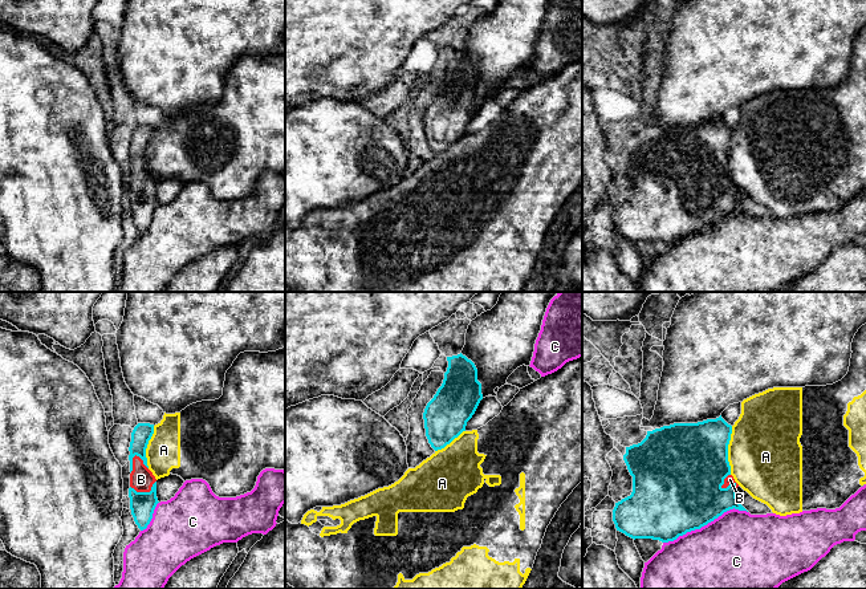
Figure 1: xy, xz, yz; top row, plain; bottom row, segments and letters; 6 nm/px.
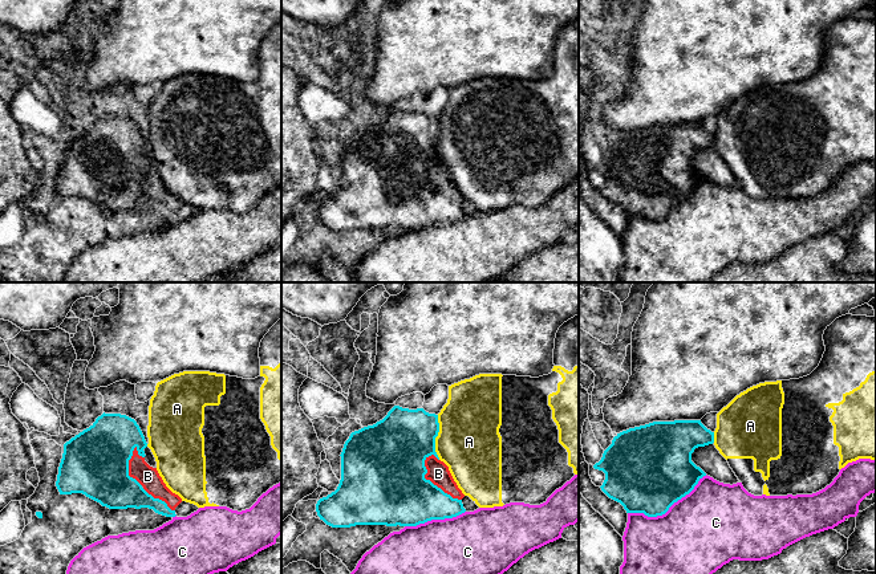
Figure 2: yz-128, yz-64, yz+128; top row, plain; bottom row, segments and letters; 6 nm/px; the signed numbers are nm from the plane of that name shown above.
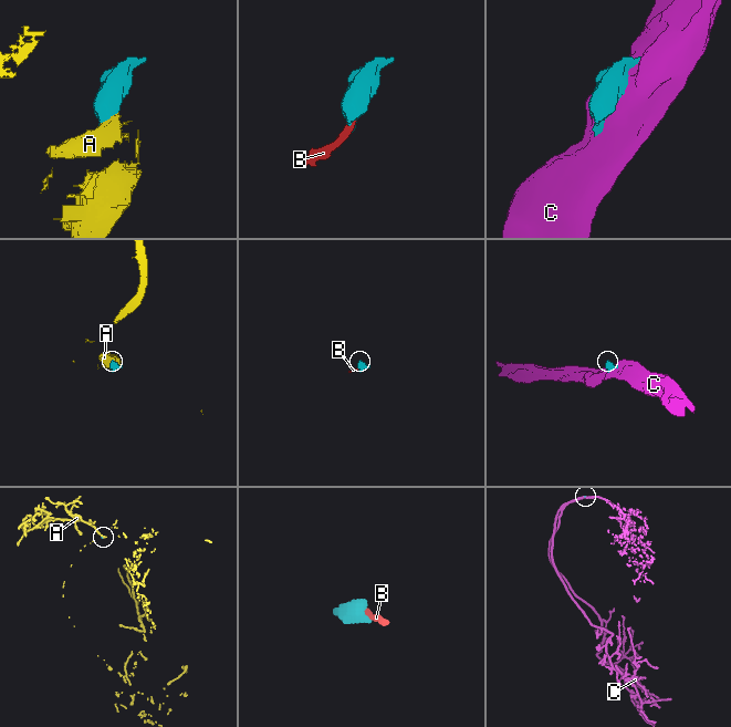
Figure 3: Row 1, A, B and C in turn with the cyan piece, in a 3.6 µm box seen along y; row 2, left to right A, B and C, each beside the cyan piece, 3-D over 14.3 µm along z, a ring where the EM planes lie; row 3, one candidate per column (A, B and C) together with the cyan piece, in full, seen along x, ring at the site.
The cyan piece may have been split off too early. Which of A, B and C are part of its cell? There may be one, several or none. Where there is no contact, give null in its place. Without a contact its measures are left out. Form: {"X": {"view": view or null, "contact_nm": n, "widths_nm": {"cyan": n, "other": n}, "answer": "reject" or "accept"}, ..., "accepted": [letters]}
{"A": {"view": "yz", "contact_nm": 300, "widths_nm": {"cyan": 480, "other": 440}, "answer": "reject"}, "B": {"view": "yz", "contact_nm": 110, "widths_nm": {"cyan": 420, "other": 50}, "answer": "accept"}, "C": {"view": "yz", "contact_nm": 550, "widths_nm": {"cyan": 500, "other": 480}, "answer": "reject"}, "accepted": ["B"]}

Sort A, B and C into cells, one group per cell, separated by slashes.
A / B / C

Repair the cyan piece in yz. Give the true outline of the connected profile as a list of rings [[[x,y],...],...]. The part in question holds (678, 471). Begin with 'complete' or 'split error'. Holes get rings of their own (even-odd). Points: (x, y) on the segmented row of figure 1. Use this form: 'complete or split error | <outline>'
split error | [[[721,415],[698,423],[674,423],[652,431],[646,438],[626,447],[623,460],[633,476],[633,492],[630,496],[615,503],[613,521],[617,531],[631,539],[652,539],[662,543],[676,540],[687,532],[700,529],[729,509],[747,511],[736,497],[739,484],[731,475],[728,462],[728,444],[732,426]]]

